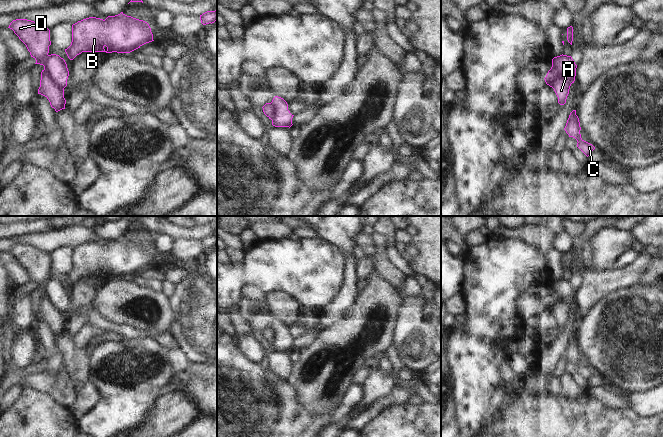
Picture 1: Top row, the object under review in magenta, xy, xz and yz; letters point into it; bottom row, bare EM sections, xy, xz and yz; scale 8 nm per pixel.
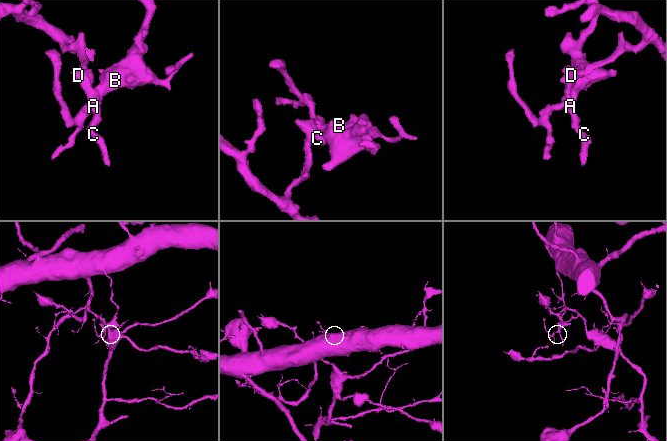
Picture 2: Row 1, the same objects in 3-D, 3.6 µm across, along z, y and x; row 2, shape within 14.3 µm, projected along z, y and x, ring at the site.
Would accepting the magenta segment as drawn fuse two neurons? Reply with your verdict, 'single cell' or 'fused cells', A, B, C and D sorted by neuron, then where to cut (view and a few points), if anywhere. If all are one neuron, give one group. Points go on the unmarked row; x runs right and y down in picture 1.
fused cells; groups A C D / B; cut xy (47, 279), (44, 291), (51, 303), (63, 314)

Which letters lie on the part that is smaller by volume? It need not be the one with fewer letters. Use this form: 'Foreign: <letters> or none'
Foreign: A, C, D

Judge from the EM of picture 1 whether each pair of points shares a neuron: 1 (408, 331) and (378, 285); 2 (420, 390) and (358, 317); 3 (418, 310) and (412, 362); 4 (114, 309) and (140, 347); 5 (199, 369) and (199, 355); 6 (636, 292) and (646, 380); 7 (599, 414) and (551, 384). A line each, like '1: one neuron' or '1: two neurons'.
1: two neurons
2: two neurons
3: one neuron
4: two neurons
5: two neurons
6: one neuron
7: two neurons

